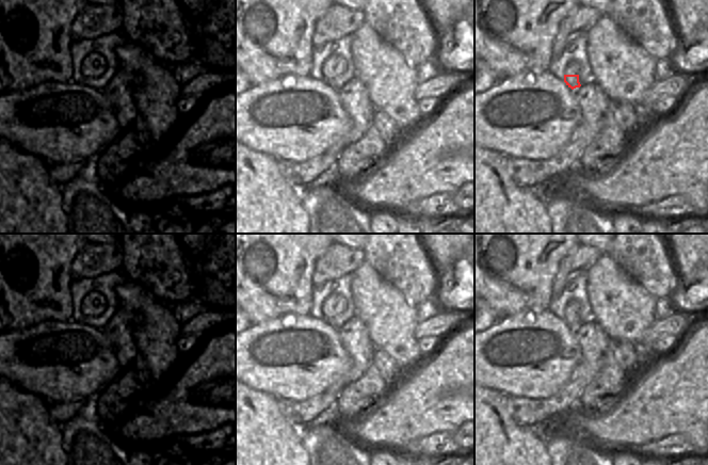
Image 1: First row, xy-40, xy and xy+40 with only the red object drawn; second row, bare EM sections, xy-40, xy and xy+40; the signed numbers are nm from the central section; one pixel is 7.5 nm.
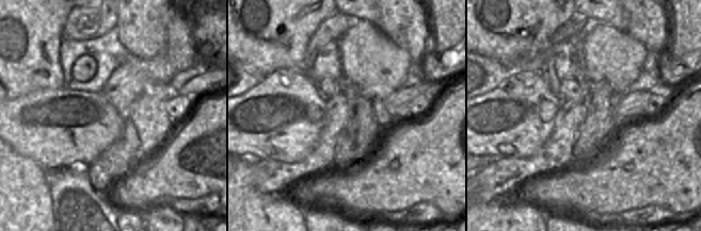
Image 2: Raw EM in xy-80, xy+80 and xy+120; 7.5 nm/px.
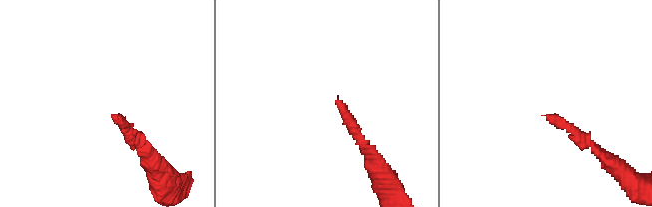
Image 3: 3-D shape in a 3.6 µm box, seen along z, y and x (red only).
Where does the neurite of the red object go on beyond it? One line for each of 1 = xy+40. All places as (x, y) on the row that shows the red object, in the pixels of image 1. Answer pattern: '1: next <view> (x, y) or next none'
1: next xy+40 (573, 68)

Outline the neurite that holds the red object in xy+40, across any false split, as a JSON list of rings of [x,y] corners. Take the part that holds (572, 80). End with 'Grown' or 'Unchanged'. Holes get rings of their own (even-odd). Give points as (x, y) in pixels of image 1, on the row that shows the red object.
[[[578,62],[568,63],[568,65],[564,71],[564,82],[572,90],[581,86],[581,84],[579,82],[580,71],[581,71],[581,67]]]. Grown

